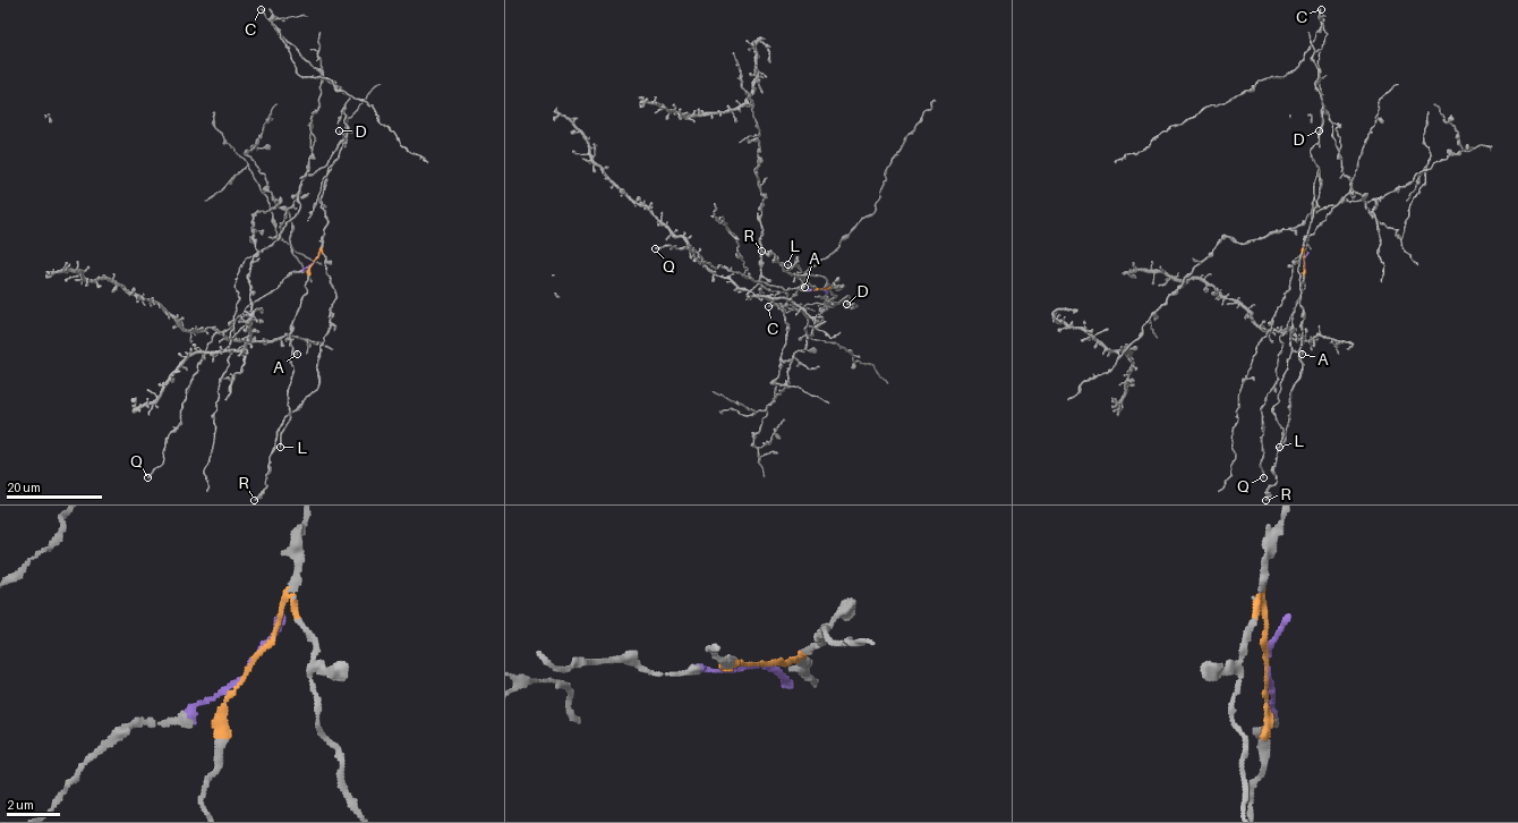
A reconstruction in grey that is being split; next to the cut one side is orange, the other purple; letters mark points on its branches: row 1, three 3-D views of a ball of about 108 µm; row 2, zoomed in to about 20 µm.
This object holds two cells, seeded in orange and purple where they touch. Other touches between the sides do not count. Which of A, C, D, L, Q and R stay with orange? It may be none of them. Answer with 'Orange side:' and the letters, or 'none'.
Orange side: A, C, D, L, R

